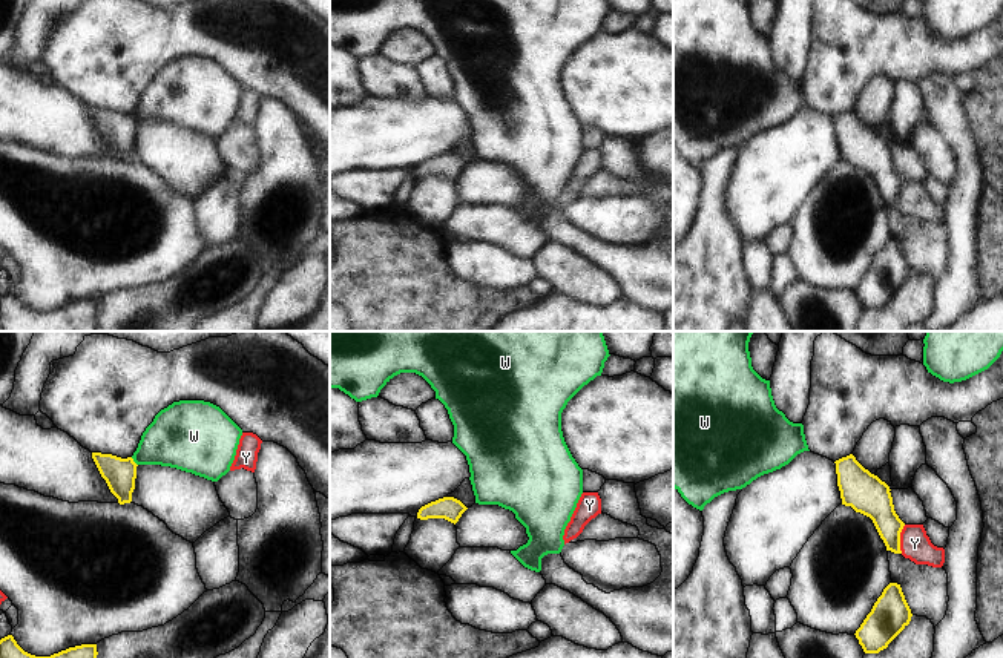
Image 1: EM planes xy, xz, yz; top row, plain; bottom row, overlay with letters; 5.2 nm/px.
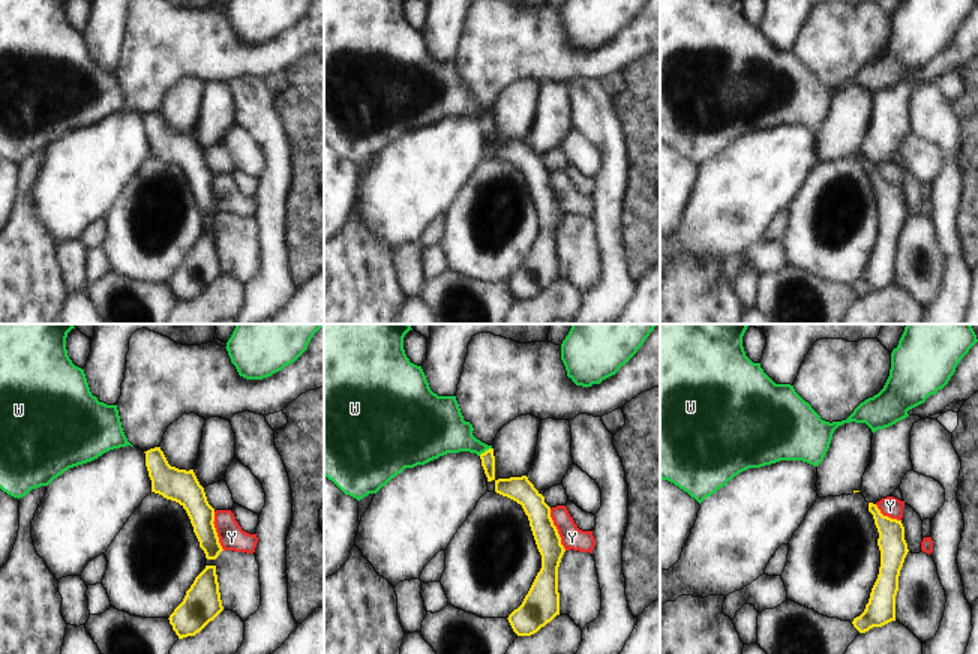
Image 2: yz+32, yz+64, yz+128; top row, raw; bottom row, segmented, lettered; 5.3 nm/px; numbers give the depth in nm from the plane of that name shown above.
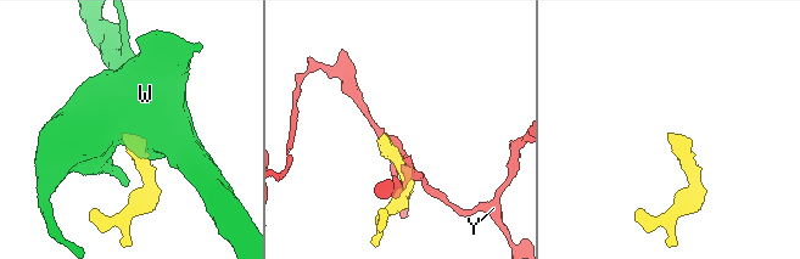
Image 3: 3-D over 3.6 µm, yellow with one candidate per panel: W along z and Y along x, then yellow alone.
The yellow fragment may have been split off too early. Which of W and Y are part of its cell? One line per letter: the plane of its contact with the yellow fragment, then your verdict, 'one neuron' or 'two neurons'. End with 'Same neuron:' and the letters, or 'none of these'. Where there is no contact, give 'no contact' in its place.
W: xy | two neurons
Y: yz | two neurons
Same neuron: none of these

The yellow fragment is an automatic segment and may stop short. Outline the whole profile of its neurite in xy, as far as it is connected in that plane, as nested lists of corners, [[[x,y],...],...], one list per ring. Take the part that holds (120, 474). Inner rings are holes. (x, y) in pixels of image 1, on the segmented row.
[[[92,452],[92,459],[110,492],[118,498],[118,503],[130,503],[138,466],[133,459],[121,459],[101,452]]]

